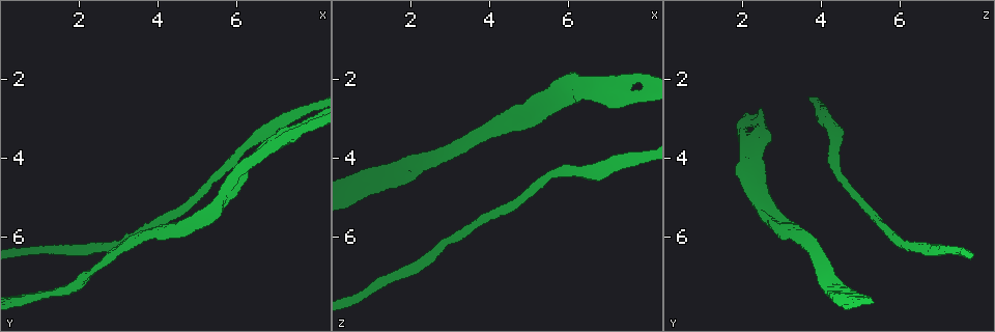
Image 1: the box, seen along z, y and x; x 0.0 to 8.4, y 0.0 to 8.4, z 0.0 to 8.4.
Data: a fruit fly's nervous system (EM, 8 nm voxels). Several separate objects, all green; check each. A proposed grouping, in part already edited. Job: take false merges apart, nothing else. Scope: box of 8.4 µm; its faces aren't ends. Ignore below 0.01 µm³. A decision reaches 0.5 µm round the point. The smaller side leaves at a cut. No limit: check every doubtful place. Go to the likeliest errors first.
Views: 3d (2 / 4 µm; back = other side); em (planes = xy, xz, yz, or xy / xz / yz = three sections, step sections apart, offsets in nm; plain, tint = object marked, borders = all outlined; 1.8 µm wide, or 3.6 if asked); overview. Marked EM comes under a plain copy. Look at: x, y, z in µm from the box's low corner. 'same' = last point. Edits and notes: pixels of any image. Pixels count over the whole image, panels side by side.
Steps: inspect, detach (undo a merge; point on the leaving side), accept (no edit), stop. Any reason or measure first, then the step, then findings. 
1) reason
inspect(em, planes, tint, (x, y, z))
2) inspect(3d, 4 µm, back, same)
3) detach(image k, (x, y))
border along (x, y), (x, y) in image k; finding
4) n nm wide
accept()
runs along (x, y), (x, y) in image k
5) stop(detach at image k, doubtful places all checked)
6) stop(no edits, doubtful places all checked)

two arms at a narrow angle
inspect(3d, 4 µm, (1.80, 7.35, 4.30))

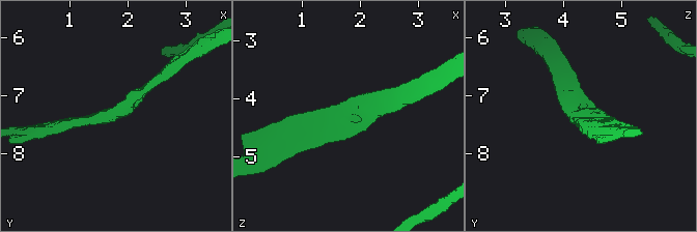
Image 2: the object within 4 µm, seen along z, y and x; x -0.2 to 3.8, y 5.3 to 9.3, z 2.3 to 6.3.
3 arms; arms of 170, 190, 200 nm; need the tissue
inspect(em, planes, tint, (1.75, 7.30, 4.25))

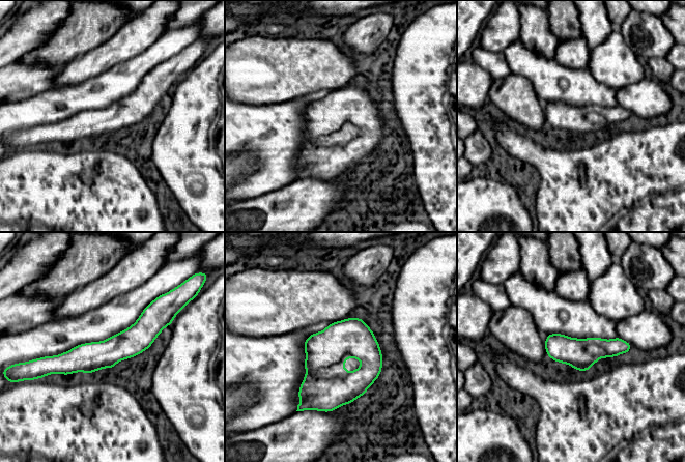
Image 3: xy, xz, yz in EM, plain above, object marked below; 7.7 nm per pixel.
accept()
runs along (165, 322), (104, 354), (48, 359) in image 3; all the same cell

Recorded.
three arms meet
inspect(3d, 2 µm, (6.20, 4.20, 2.10))

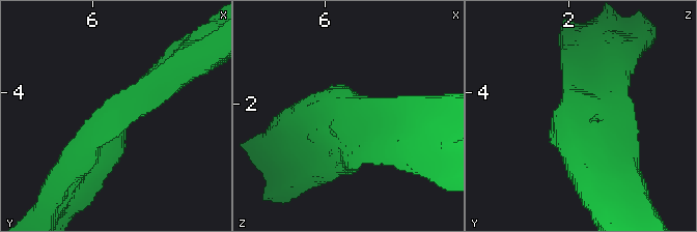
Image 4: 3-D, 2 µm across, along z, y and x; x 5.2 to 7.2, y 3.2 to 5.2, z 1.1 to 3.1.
inspect(em, planes, tint, (6.16, 4.20, 2.02))

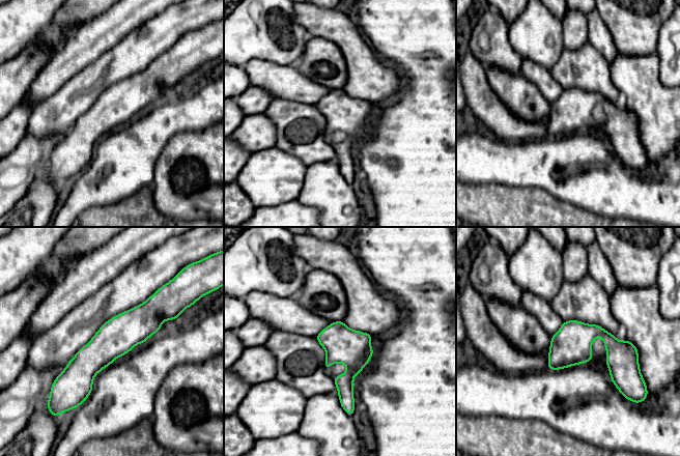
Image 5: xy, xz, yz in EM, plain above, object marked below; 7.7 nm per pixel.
accept()
all the same cell

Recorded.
thick turns thin
inspect(em, planes, borders, (7.70, 3.25, 2.45))

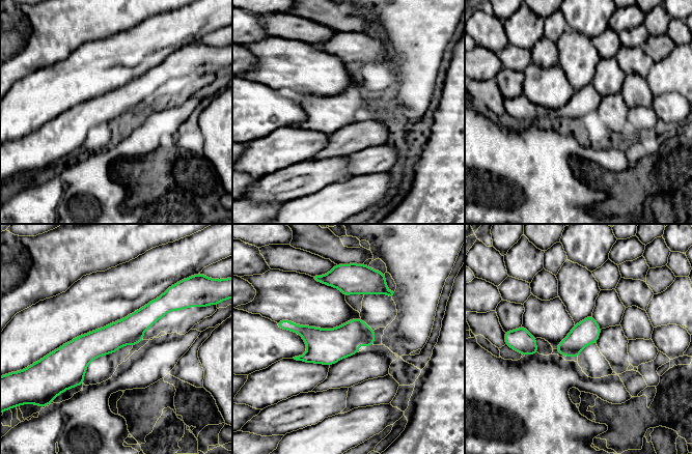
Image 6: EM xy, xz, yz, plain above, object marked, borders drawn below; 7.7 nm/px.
190 nm wide
accept()
runs along (169, 308), (56, 356) in image 6; one cell here

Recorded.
arms run side by side
inspect(3d, 2 µm, (7.00, 3.65, 2.30))

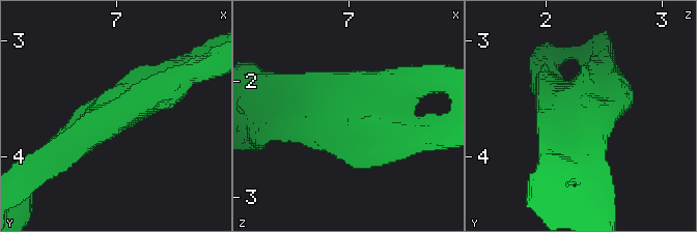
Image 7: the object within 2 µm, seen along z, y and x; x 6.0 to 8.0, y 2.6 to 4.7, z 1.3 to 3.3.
need the tissue
inspect(em, planes, tint, (6.94, 3.64, 2.28))

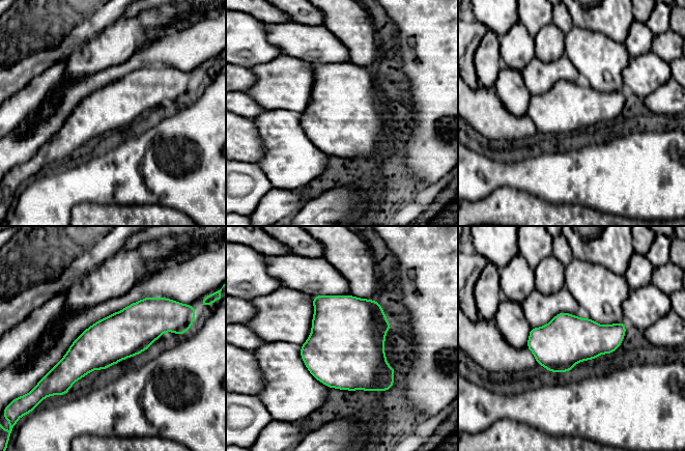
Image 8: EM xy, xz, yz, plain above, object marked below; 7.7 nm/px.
accept()
runs along (170, 327), (136, 327), (55, 370) in image 8; continuous, no second cell

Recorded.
stop(no edits, doubtful places all checked)

